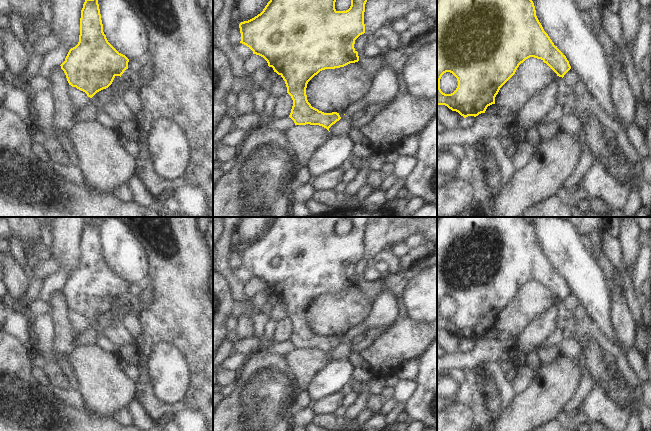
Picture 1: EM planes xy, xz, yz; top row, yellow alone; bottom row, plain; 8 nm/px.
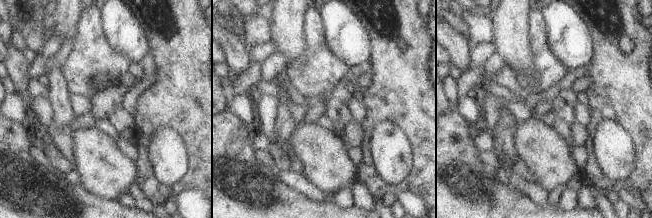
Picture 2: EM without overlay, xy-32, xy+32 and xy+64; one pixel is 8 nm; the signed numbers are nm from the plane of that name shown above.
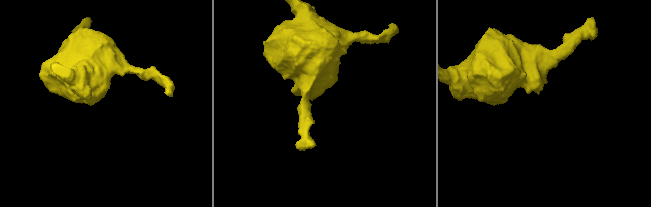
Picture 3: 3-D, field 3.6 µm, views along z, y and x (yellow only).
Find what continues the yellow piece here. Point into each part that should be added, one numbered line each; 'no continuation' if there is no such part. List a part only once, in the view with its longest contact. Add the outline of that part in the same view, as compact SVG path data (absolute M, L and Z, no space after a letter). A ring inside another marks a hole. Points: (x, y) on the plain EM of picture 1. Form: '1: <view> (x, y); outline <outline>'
no continuation

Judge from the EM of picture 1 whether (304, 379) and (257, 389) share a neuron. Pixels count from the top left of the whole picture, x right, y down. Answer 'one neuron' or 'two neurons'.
two neurons

